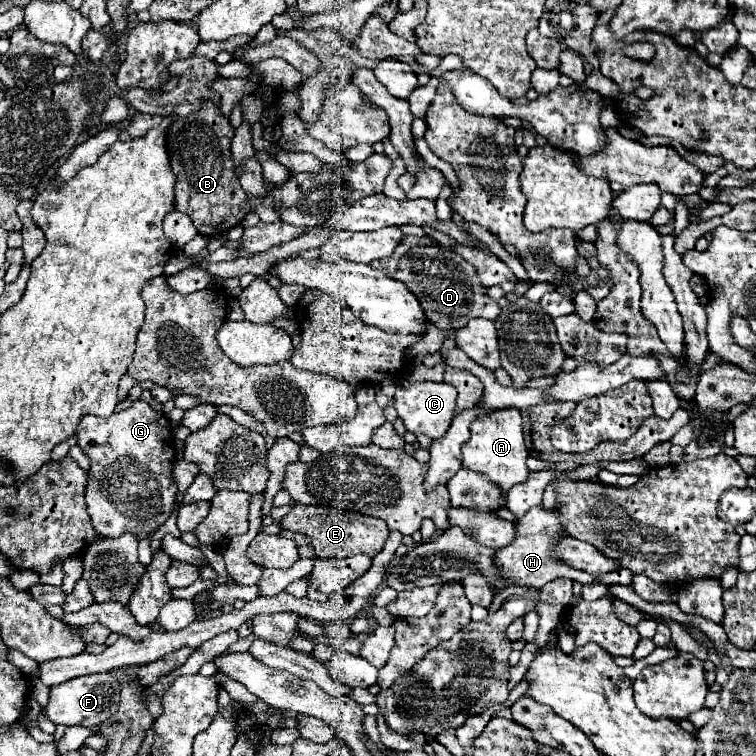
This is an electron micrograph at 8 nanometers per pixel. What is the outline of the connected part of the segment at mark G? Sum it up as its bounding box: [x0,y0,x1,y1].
[75,398,177,538]

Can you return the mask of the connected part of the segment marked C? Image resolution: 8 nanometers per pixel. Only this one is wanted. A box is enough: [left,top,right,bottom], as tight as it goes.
[395,382,457,438]

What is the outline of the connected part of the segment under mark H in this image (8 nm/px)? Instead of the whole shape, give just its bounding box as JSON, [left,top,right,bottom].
[495,506,595,588]

